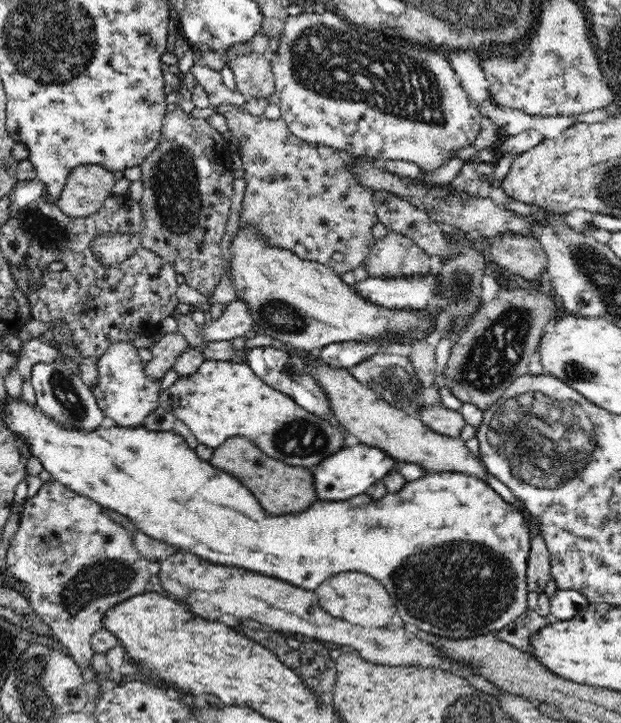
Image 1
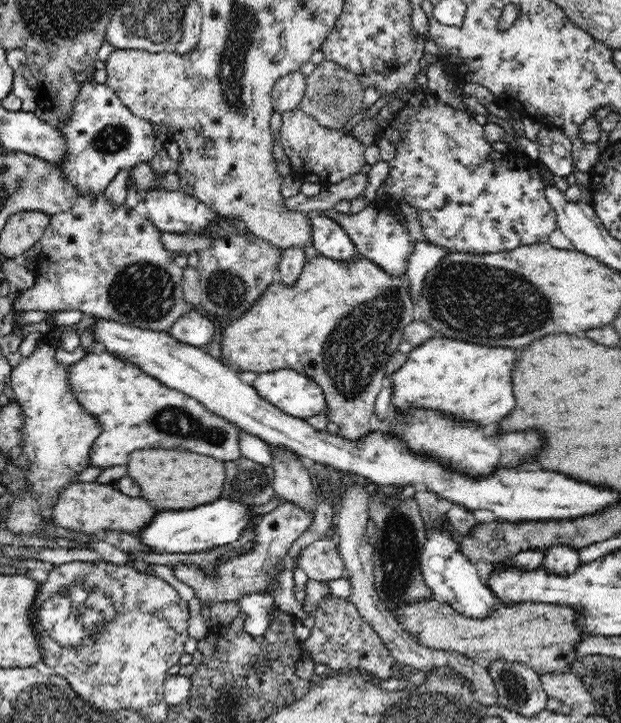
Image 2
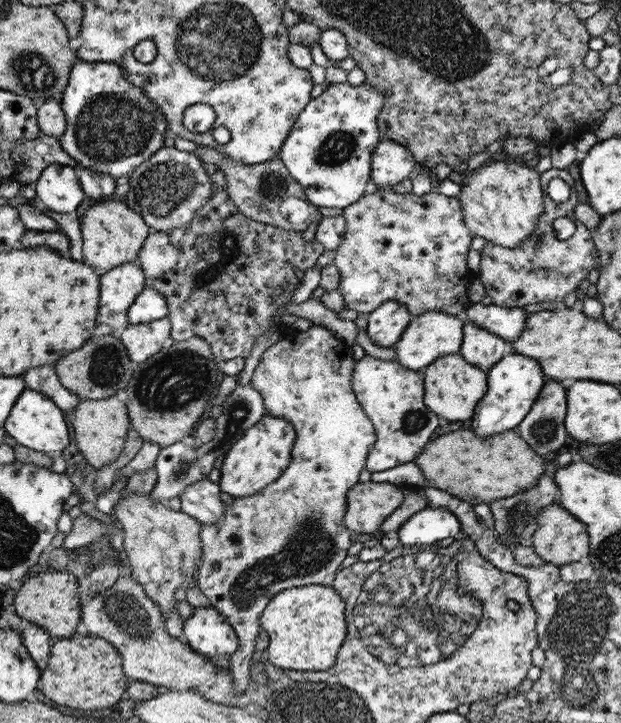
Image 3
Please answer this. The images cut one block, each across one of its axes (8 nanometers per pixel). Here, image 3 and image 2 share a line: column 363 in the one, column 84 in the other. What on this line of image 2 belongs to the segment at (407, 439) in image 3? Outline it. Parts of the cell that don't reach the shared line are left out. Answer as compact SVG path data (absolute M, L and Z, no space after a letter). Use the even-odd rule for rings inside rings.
M108 351L90 353L70 365L68 379L81 408L103 425L102 434L96 438L88 454L88 463L92 467L106 470L128 464L128 456L134 450L144 448L184 448L226 463L243 456L239 449L242 431L236 424L208 411L191 396L168 388L156 377L142 371L138 365Z

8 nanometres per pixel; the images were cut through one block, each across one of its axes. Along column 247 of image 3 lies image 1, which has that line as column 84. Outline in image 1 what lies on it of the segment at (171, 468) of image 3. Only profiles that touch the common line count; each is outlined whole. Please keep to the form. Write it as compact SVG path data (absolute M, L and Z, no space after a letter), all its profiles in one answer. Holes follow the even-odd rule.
M57 358L48 364L38 362L32 366L31 384L35 390L37 406L48 419L54 419L54 423L62 428L93 432L101 426L105 415L97 405L97 398L90 387L82 382L80 374L76 374L74 369L74 363L66 364Z

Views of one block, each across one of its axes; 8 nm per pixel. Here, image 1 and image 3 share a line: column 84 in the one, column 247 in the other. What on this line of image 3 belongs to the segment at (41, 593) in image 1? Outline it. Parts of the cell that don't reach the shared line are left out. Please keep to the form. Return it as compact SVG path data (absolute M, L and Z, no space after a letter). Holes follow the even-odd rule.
M313 324L306 331L299 331L292 338L282 337L276 344L269 346L260 357L259 363L255 368L251 378L251 385L262 395L264 401L264 409L267 414L276 417L276 419L284 419L288 421L294 431L296 431L296 440L292 449L291 461L284 473L274 483L264 487L263 490L257 492L251 497L233 497L234 502L225 505L224 518L216 524L202 524L200 531L200 539L203 544L203 560L196 572L193 582L209 598L211 606L213 606L222 616L225 617L227 623L232 626L239 640L238 648L231 654L229 661L229 674L233 678L234 689L238 693L245 694L248 689L250 678L250 660L255 650L256 637L262 631L260 624L260 613L266 608L266 605L278 594L287 588L303 587L310 584L325 584L330 577L340 568L342 561L348 556L348 549L353 543L353 533L344 526L344 513L347 507L347 492L356 483L360 483L359 477L363 470L366 470L366 460L368 451L374 442L376 442L376 430L372 425L372 421L368 419L368 415L364 413L362 405L358 403L358 399L352 390L352 373L355 362L351 346L344 340L338 338L330 329L322 325Z

